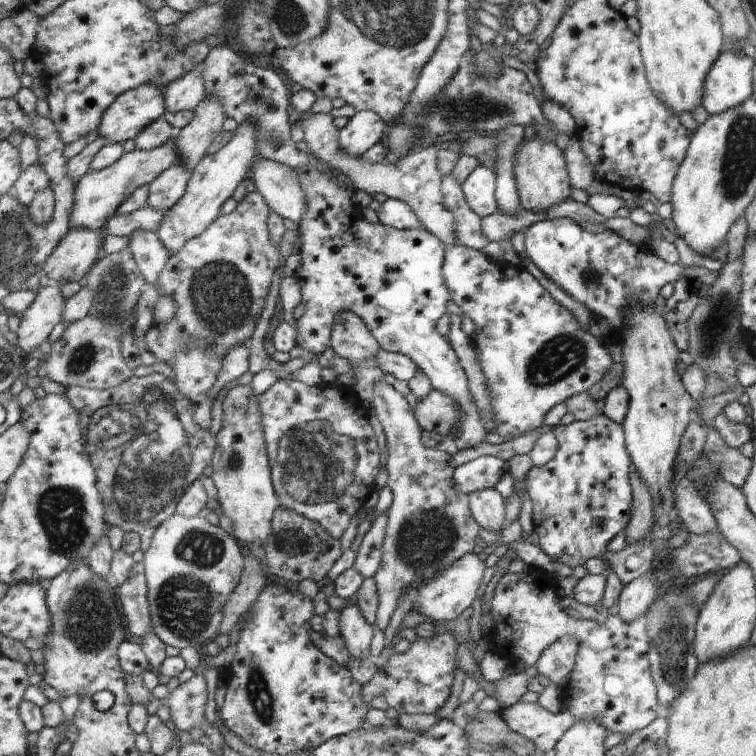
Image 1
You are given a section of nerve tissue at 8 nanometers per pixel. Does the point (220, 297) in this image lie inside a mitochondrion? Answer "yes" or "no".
yes

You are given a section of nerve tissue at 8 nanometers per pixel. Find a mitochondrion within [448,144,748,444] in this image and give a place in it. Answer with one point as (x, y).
(560, 357)

